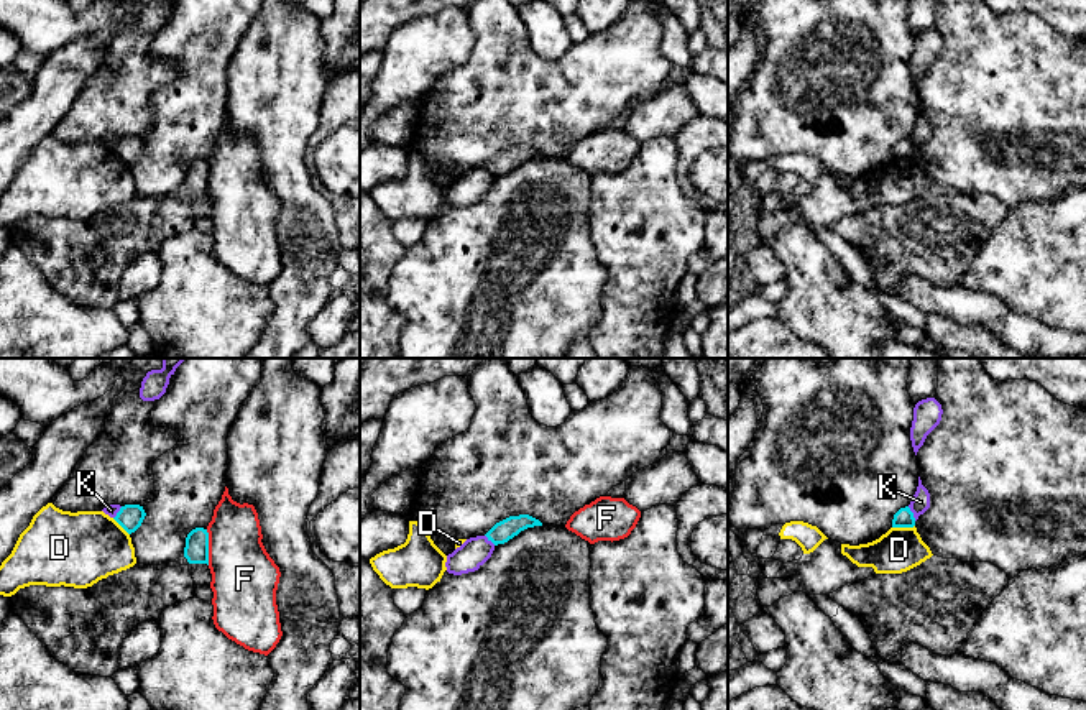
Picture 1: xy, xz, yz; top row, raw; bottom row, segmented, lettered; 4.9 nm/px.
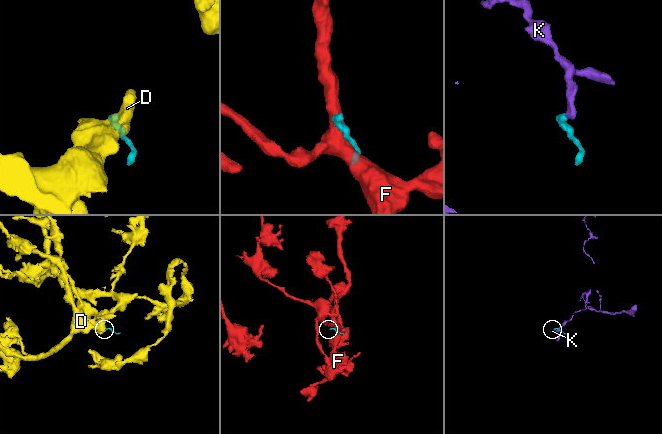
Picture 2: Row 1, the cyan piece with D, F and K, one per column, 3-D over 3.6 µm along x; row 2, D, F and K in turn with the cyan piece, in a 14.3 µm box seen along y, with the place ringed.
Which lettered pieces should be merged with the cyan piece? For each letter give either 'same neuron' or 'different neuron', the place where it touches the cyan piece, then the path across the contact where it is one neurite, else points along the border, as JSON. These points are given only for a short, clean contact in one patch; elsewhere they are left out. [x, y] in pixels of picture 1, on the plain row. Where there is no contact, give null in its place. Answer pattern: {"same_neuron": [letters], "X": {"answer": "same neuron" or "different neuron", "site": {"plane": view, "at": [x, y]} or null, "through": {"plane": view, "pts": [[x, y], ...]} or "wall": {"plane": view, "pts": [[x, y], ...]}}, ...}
{"same_neuron": [], "D": {"answer": "different neuron", "site": {"plane": "yz", "at": [902, 158]}, "wall": {"plane": "yz", "pts": [[914, 156], [892, 160]]}}, "F": {"answer": "different neuron", "site": {"plane": "xy", "at": [207, 179]}}, "K": {"answer": "different neuron", "site": {"plane": "yz", "at": [912, 145]}, "wall": {"plane": "yz", "pts": [[907, 138], [915, 152]]}}}

